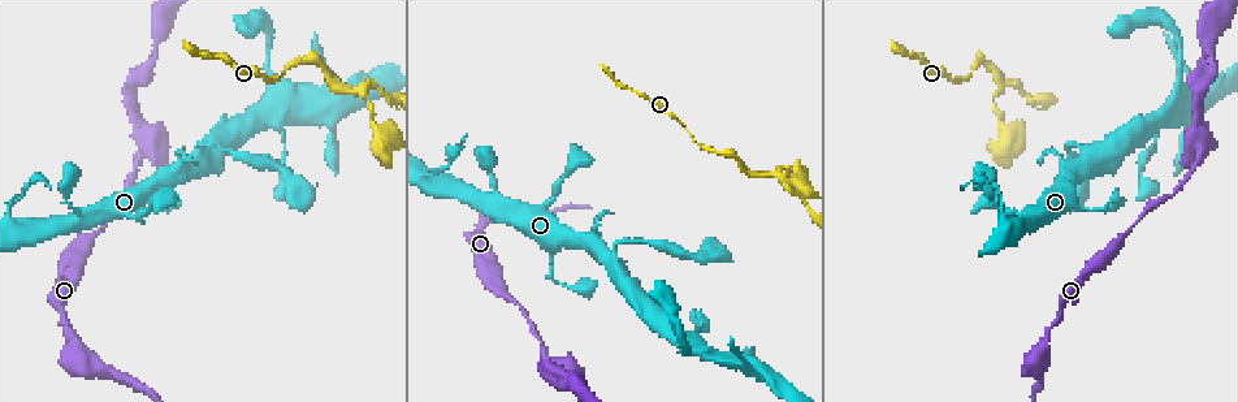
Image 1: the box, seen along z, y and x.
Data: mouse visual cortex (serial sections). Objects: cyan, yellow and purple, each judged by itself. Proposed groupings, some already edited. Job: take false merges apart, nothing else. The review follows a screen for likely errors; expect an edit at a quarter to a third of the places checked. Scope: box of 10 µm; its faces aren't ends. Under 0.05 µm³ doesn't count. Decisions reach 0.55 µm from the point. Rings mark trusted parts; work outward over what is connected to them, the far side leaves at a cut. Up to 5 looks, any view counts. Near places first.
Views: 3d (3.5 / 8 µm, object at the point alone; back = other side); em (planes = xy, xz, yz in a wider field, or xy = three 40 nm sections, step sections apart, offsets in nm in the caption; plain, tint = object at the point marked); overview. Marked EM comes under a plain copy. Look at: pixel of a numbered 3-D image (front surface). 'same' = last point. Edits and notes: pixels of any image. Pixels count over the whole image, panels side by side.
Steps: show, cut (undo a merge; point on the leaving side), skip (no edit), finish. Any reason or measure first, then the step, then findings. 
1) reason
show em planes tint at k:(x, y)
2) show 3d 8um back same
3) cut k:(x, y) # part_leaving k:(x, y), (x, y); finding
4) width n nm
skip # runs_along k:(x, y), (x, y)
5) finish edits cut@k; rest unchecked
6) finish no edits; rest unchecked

small branch off a trunk
show 3d 3.5um at 1:(198, 156)

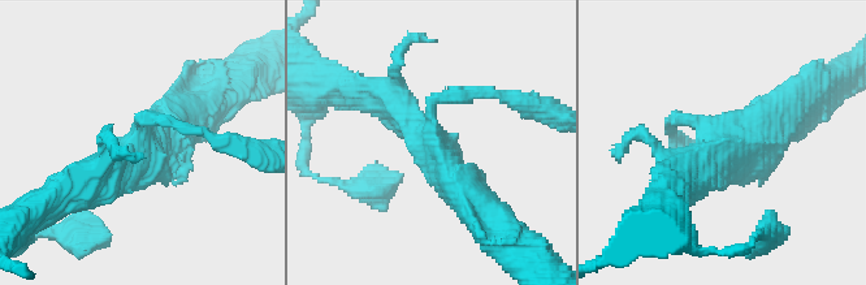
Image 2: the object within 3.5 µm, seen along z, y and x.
arms 3; arm_widths 150, 400, 500 nm
show em xy step 3 tint at 2:(717, 147)

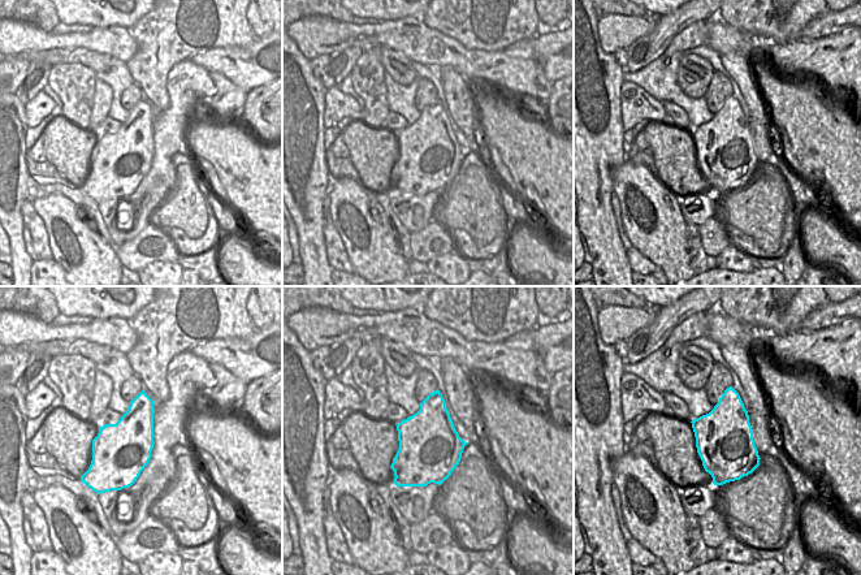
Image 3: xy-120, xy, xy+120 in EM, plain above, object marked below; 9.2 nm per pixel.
skip # runs_along 2:(369, 95), (421, 132), (473, 204); continuous, no second cell

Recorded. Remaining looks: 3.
thin arm on a thick one
show 3d 3.5um at 1:(1168, 113)

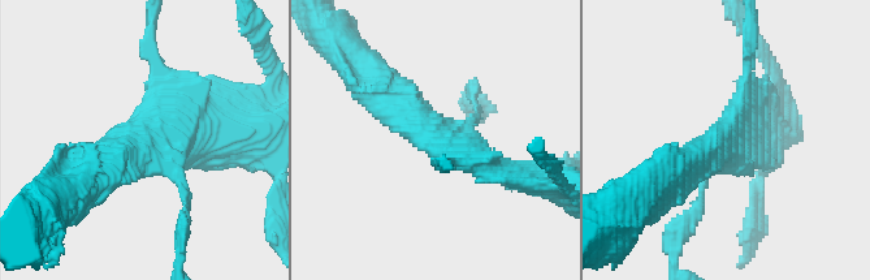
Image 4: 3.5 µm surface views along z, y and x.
show em xy step 5 tint at 4:(159, 134)

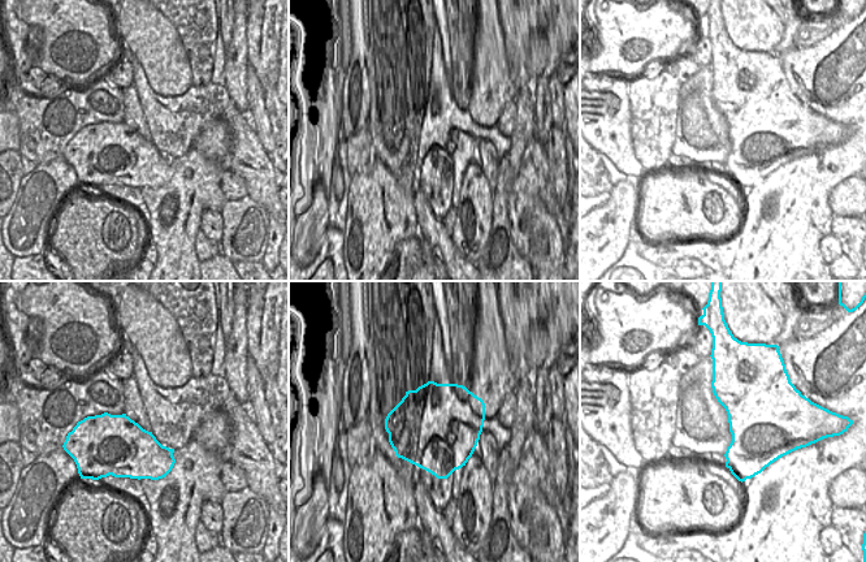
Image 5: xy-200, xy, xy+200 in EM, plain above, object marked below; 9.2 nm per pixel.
skip # runs_along 4:(389, 95), (449, 145), (520, 172); continuous, no second cell

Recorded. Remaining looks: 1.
finish no edits; rest unchecked

